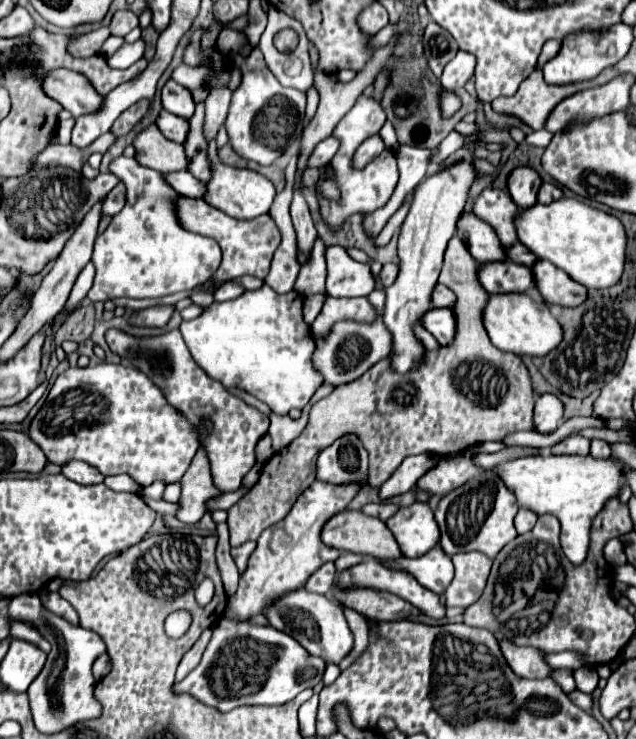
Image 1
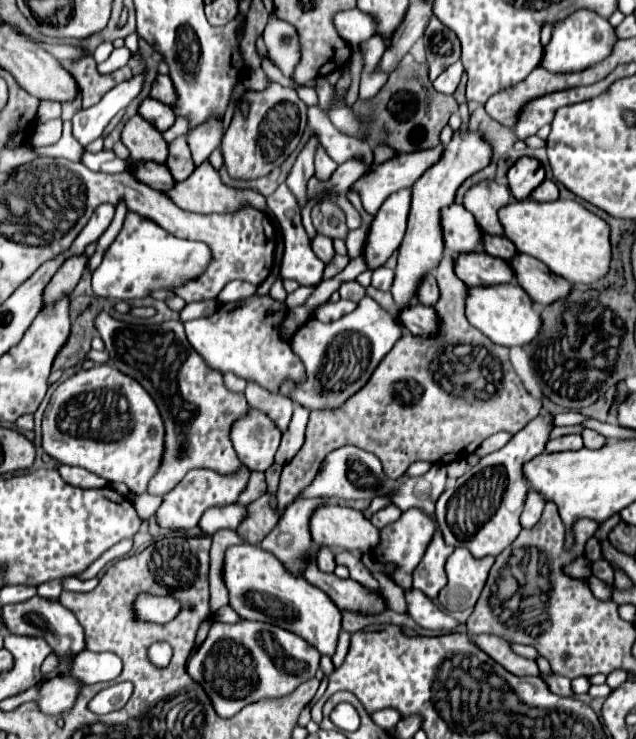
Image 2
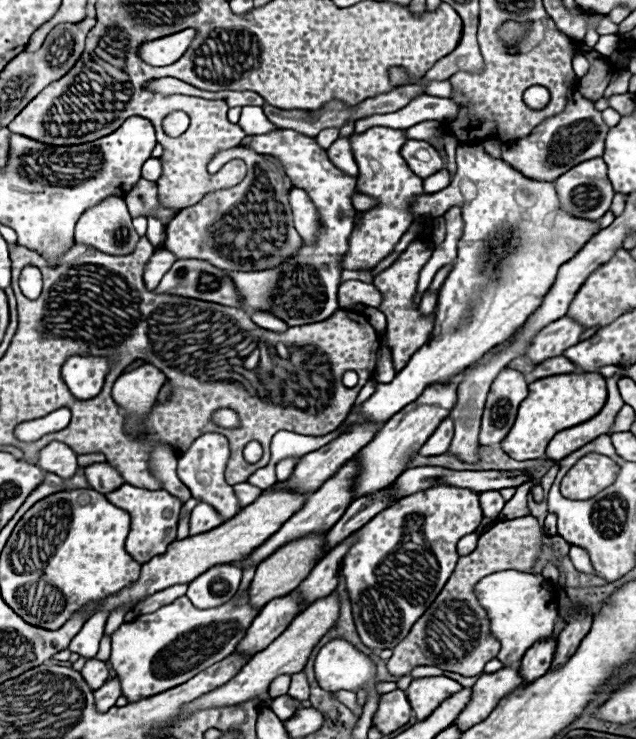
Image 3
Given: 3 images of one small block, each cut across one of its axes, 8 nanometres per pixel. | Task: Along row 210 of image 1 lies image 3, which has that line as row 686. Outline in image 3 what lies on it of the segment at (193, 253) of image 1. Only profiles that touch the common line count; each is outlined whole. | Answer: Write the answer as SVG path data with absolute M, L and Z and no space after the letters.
M248 588L226 604L206 610L192 606L186 596L180 596L152 614L142 614L134 622L122 624L112 634L112 652L106 662L110 662L120 680L122 696L128 702L138 702L184 684L210 668L210 664L230 656L258 614L260 608L250 604Z

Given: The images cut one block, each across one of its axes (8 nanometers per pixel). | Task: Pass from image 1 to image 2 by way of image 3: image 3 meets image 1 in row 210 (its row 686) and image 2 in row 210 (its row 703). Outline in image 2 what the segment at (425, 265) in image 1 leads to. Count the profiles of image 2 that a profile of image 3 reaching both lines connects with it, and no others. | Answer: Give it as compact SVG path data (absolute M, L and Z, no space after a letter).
M468 130L466 136L460 132L454 134L452 142L446 146L442 158L418 178L418 182L412 186L412 206L408 214L408 228L404 234L404 240L398 248L398 266L396 266L396 278L390 288L394 302L400 308L408 308L418 302L418 286L424 280L424 276L438 266L442 252L444 252L444 234L442 234L442 208L452 206L456 198L456 190L460 184L490 164L492 150L490 146L480 138L480 134Z

